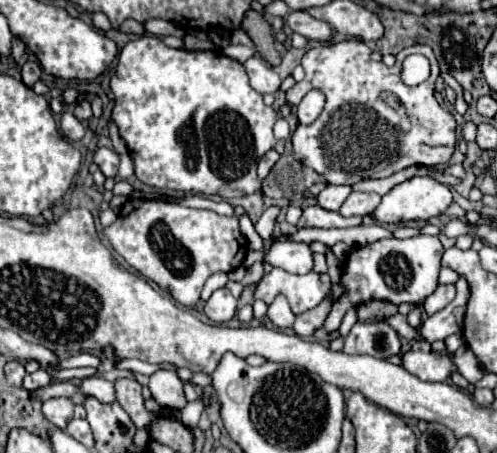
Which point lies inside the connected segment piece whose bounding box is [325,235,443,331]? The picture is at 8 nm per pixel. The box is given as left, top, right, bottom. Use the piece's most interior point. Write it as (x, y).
(400, 271)

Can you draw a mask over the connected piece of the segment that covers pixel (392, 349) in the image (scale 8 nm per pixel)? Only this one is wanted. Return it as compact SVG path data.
M355 323L345 337L345 353L349 355L373 355L385 359L387 355L399 355L401 343L393 327L381 323Z

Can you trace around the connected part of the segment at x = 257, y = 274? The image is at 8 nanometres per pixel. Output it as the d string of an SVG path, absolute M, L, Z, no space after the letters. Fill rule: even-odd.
M253 263L251 267L247 267L247 273L245 273L245 277L243 277L243 285L257 285L259 281L261 281L261 277L263 277L263 273L265 273L265 269L263 269L263 263Z

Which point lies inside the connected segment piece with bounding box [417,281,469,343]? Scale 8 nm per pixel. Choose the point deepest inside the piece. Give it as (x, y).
(439, 326)

